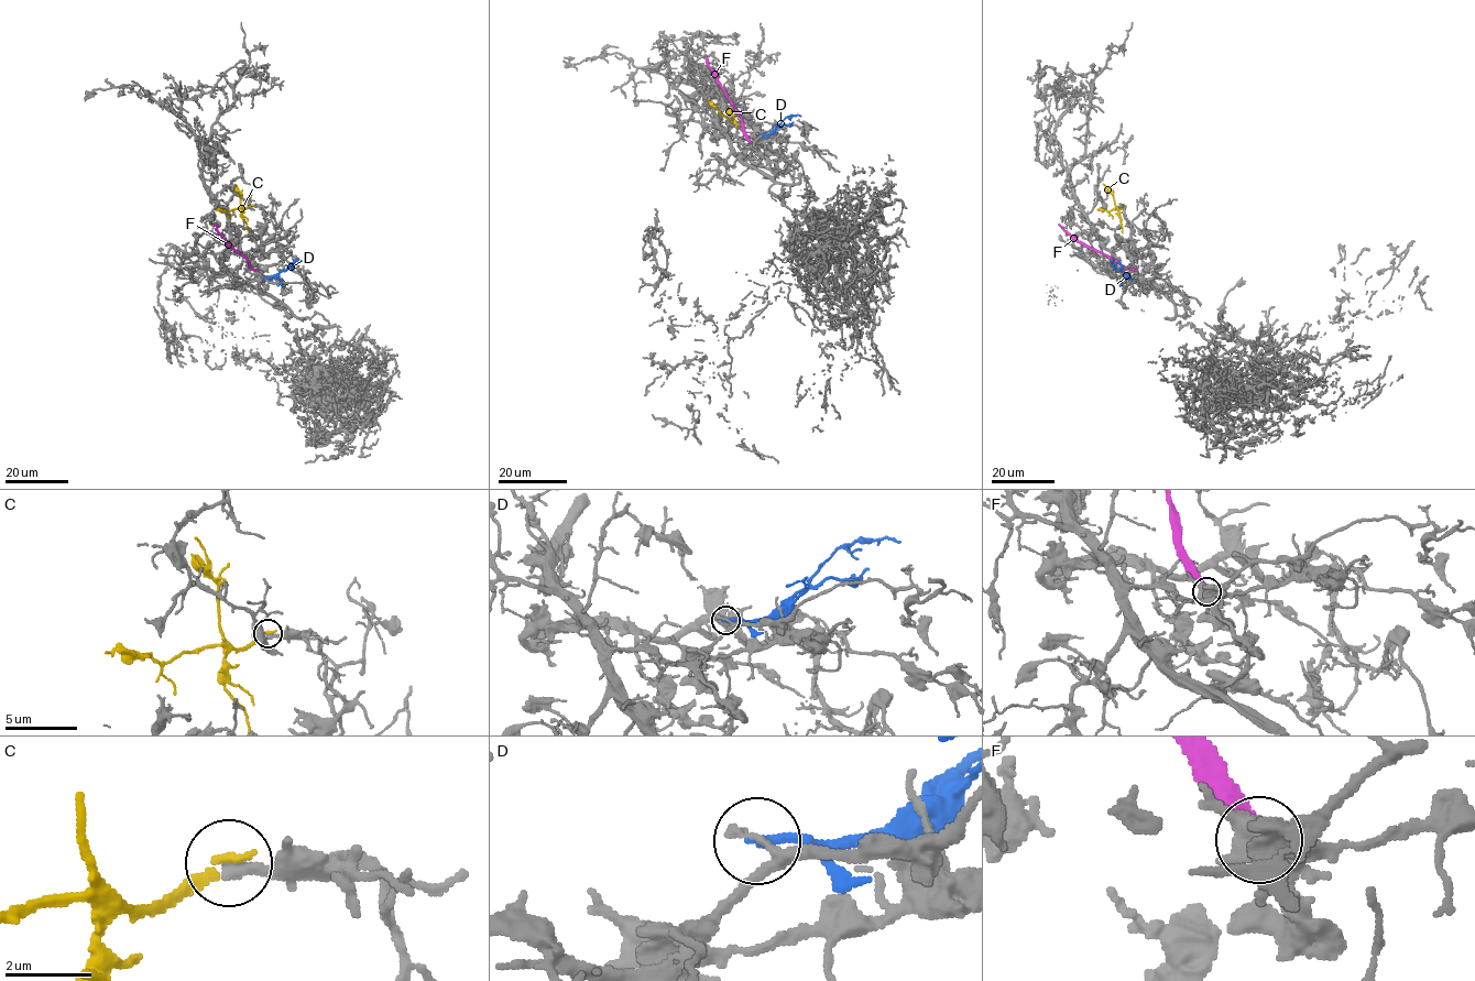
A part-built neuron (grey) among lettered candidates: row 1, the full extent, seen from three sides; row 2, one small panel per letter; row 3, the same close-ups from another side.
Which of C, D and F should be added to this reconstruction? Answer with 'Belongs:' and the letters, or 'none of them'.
Belongs: C

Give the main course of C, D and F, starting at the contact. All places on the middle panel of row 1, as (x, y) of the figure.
C: (744, 128), (729, 121), (706, 99)
D: (758, 134), (769, 134), (786, 118), (801, 116)
F: (751, 142), (741, 117), (706, 56)

